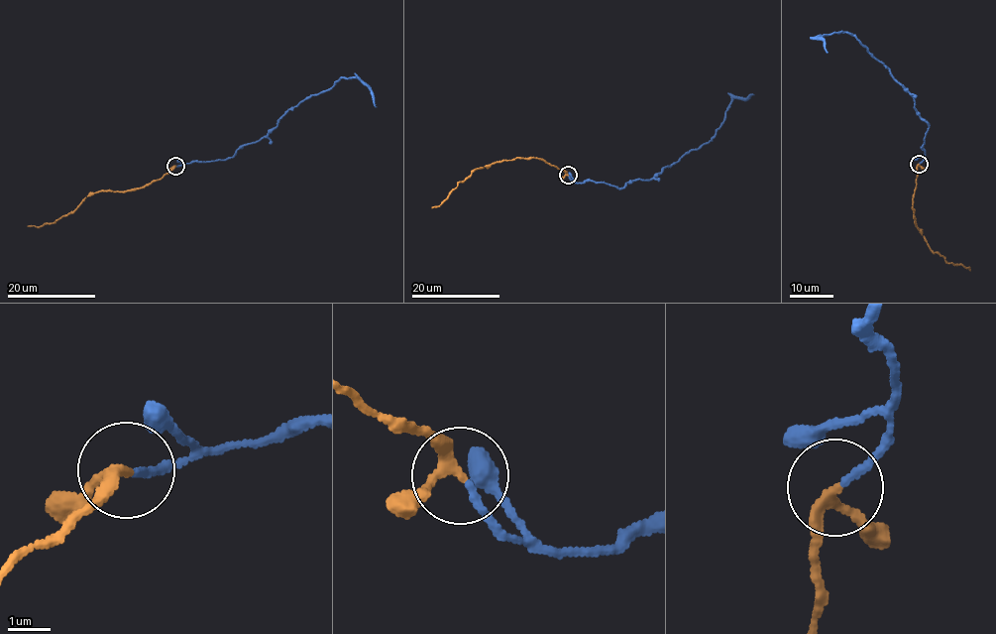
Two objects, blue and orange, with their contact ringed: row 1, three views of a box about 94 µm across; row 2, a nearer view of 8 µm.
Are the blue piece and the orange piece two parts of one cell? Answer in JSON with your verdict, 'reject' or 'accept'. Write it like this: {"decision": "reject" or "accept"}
{"decision": "accept"}

